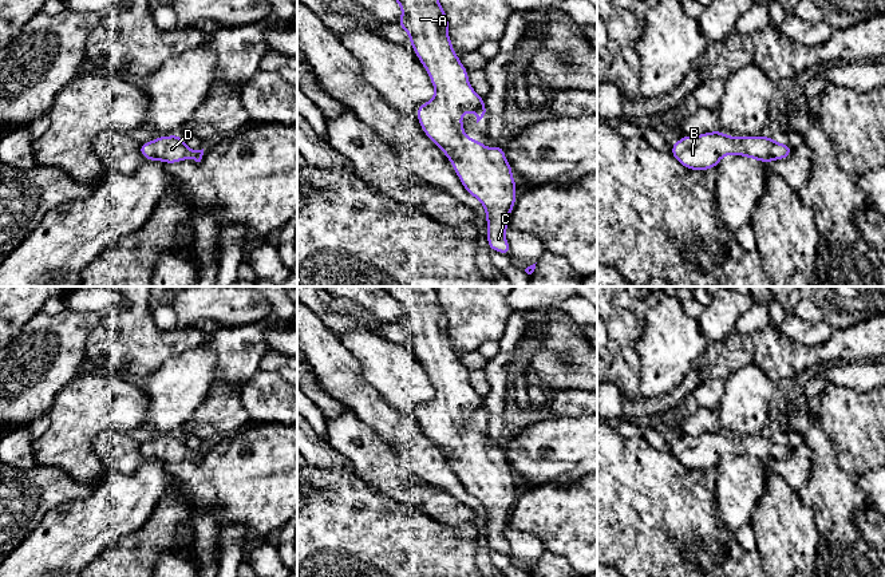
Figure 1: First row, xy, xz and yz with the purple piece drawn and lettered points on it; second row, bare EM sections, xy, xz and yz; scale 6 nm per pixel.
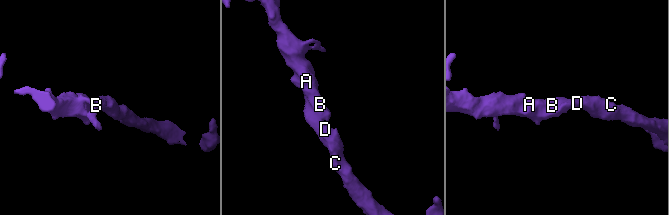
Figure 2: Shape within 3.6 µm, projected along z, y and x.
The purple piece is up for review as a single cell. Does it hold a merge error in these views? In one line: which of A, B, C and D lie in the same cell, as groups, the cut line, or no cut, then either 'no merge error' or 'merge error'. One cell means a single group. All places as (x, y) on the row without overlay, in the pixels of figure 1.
A B C D; no cut; no merge error

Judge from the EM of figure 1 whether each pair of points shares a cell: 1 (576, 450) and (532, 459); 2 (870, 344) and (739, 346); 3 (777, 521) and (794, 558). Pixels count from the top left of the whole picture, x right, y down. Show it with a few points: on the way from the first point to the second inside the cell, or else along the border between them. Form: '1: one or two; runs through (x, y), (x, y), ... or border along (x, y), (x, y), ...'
1: one; runs through (565, 450), (542, 453)
2: one; runs through (838, 348), (821, 355), (777, 355), (771, 351)
3: one; runs through (785, 530), (789, 549)

